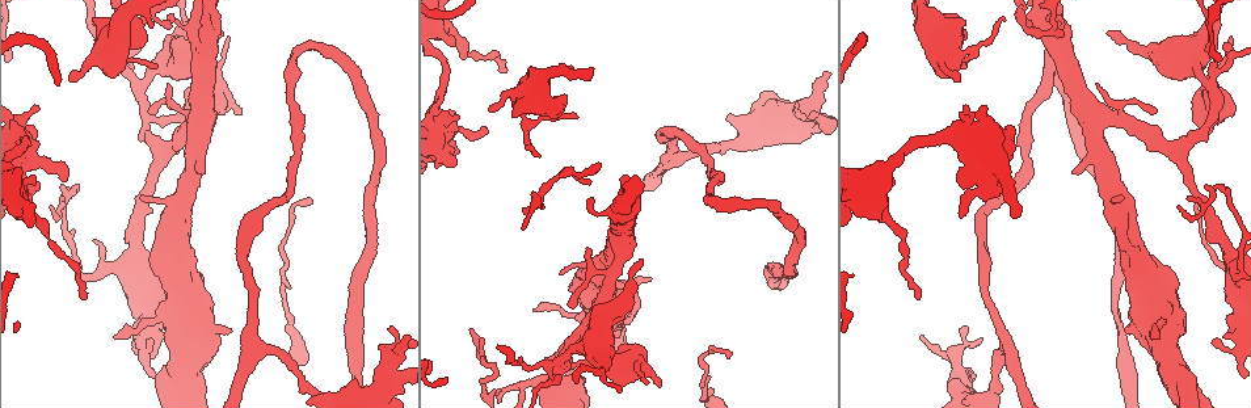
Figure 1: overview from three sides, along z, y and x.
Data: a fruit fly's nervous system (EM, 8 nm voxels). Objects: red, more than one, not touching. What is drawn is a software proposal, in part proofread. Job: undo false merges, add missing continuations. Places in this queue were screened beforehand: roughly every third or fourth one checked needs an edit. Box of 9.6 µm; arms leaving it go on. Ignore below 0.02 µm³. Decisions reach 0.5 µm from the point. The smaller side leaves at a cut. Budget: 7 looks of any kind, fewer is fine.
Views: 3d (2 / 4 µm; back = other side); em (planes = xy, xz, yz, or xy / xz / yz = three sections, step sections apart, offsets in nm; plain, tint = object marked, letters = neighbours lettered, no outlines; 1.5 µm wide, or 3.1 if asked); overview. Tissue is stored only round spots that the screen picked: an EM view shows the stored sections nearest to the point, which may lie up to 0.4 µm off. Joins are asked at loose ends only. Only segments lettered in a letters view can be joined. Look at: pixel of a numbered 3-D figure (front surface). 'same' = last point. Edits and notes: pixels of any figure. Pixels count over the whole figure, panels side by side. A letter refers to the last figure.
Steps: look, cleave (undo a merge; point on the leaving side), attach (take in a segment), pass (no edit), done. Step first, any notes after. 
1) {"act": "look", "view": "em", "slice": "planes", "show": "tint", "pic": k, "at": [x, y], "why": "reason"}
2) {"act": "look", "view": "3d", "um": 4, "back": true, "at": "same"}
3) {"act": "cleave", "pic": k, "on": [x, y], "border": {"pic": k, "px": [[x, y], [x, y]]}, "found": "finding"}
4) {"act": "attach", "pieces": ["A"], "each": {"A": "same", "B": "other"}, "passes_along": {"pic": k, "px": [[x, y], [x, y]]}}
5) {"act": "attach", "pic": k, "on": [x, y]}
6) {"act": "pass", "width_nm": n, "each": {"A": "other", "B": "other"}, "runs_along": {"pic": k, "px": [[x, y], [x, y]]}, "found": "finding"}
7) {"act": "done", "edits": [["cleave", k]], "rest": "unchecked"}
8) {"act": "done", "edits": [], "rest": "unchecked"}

{"act": "look", "view": "em", "slice": "yz", "step": 8, "show": "tint", "pic": 1, "at": [1059, 36], "why": "tapers out"}

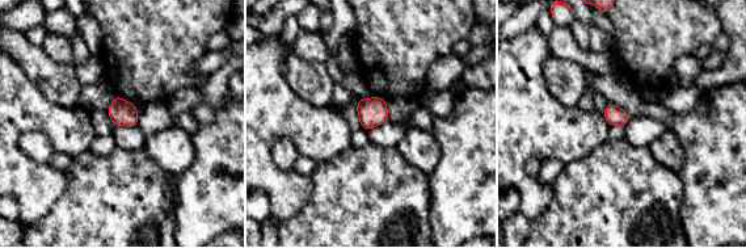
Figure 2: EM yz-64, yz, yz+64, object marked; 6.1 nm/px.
{"act": "look", "view": "em", "slice": "planes", "show": "letters", "at": "same"}

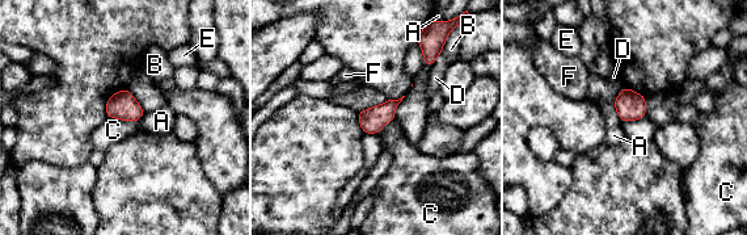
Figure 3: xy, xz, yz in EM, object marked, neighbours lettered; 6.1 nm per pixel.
{"act": "pass", "longest_contact_nm": ["C", 190], "each": {"A": "other", "B": "other", "C": "other", "D": "other", "E": "other", "F": "other"}, "border": {"pic": 3, "px": [[108, 117], [138, 121]]}, "found": "none of them fits"}

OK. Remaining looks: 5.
{"act": "look", "view": "3d", "um": 4, "pic": 1, "at": [1109, 34], "why": "branch stops here"}

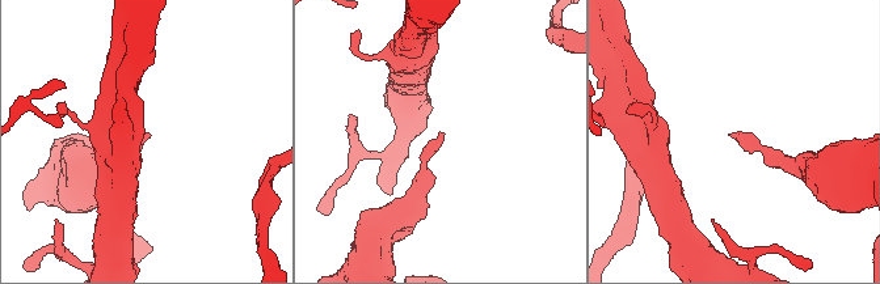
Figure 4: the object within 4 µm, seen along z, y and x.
{"act": "look", "view": "em", "um": 3.1, "slice": "planes", "show": "plain", "pic": 4, "at": [734, 137], "why": "shape alone is not enough"}

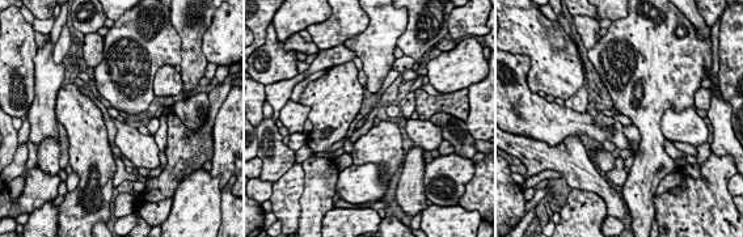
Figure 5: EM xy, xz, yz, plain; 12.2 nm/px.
{"act": "look", "view": "em", "um": 3.1, "slice": "planes", "show": "letters", "at": "same"}

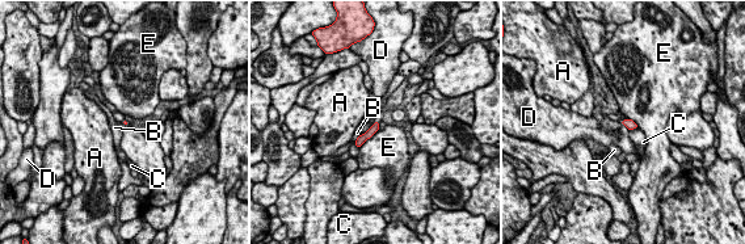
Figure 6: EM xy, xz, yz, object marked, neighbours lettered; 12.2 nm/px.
{"act": "pass", "each": {"A": "other", "B": "other", "C": "other", "D": "other", "E": "other"}, "found": "none of them fits"}

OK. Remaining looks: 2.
{"act": "look", "view": "em", "um": 3.1, "slice": "planes", "show": "letters", "pic": 1, "at": [963, 21], "why": "an open end"}

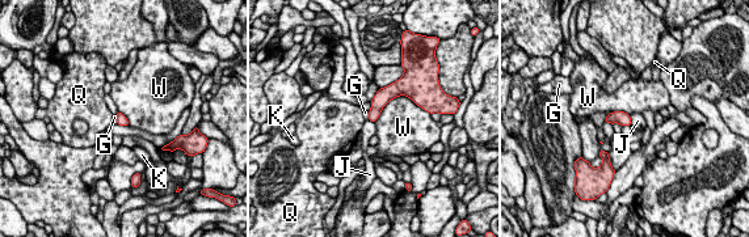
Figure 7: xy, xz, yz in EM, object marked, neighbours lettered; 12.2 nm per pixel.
{"act": "pass", "longest_contact_nm": ["W", 600], "each": {"G": "other", "J": "other", "K": "other", "Q": "other", "W": "other"}, "border": {"pic": 7, "px": [[417, 105], [396, 96], [373, 122]]}, "found": "none of them fits"}

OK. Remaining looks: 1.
{"act": "done", "edits": [], "rest": "unchecked"}

